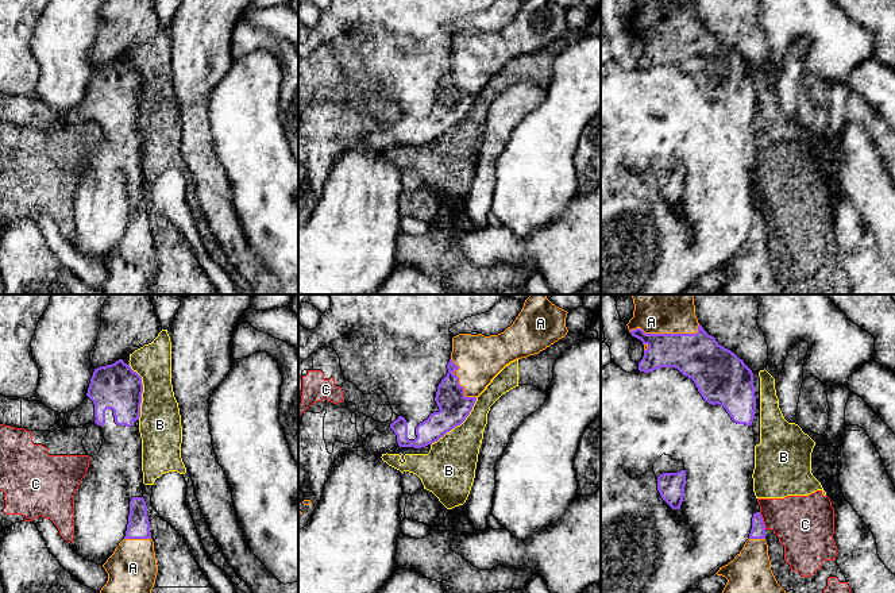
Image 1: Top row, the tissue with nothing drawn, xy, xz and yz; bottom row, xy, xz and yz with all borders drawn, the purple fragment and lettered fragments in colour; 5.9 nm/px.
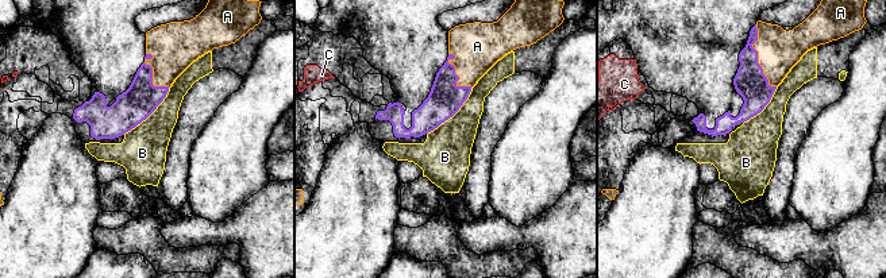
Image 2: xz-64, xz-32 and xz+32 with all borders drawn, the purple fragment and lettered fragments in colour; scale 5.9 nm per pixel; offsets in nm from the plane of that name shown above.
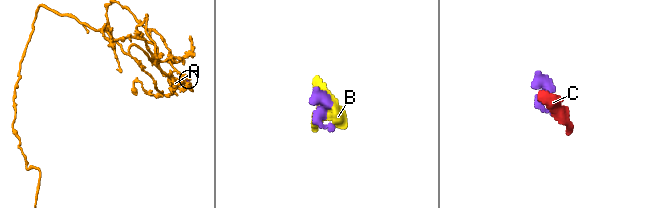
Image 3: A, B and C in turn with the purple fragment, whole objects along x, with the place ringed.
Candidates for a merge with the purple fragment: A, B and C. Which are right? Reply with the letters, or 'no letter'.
A

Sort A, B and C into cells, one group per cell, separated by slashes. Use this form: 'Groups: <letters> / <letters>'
Groups: A / B C

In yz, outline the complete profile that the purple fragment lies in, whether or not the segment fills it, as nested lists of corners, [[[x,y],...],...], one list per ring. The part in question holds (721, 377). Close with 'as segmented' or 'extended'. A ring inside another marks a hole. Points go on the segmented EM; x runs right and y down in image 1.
[[[630,294],[634,304],[628,330],[644,344],[639,370],[644,373],[675,367],[691,378],[698,392],[711,405],[721,405],[737,424],[752,426],[756,396],[752,370],[734,353],[721,346],[698,323],[694,294]]]; extended

